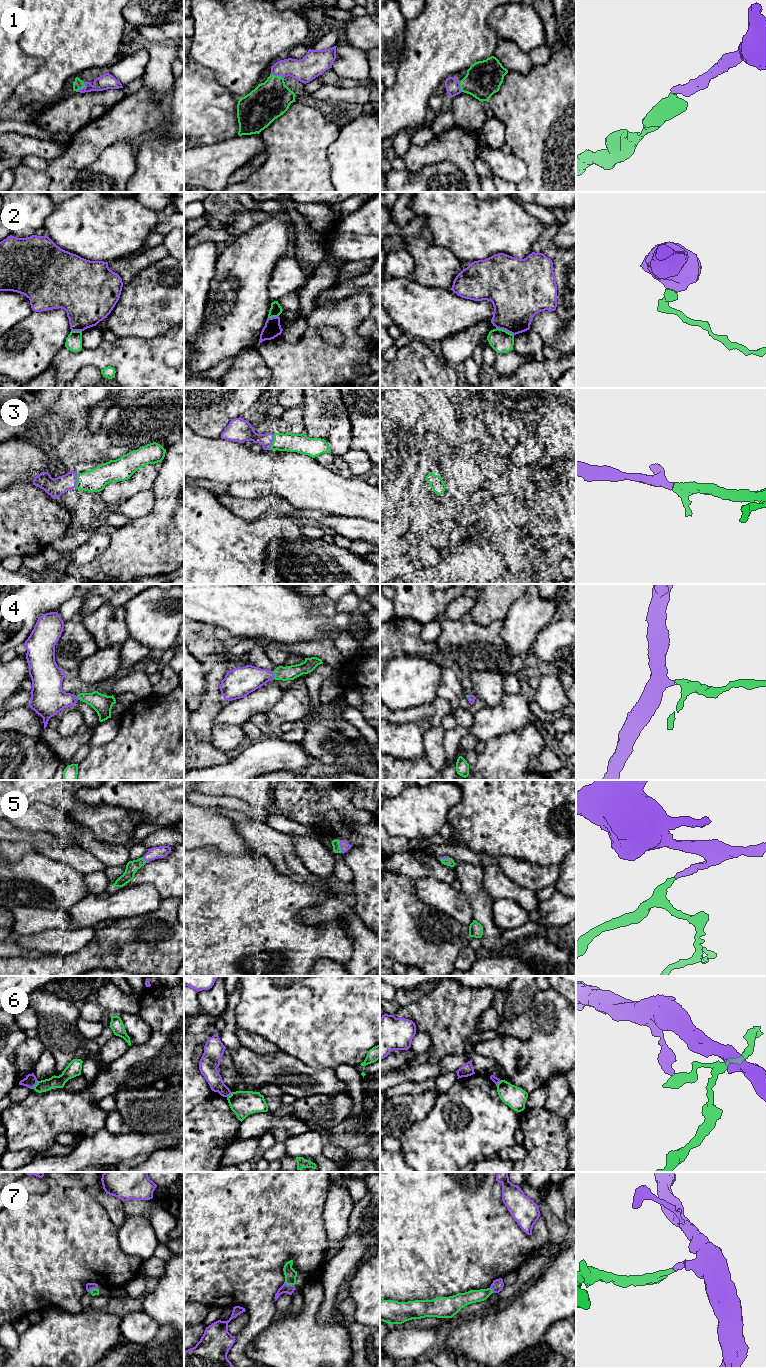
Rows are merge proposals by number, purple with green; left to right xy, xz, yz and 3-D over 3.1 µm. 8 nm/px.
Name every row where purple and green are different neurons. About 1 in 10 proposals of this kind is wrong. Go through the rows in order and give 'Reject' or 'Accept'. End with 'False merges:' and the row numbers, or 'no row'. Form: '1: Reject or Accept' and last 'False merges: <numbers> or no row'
1: Accept
2: Reject
3: Accept
4: Accept
5: Accept
6: Reject
7: Accept
False merges: 2, 6

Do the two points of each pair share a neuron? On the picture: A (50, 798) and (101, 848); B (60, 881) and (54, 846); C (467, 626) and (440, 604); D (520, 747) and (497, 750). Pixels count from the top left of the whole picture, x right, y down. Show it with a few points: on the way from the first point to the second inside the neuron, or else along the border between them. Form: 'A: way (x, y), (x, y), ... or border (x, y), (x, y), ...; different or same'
A: border (44, 803), (67, 813), (77, 823), (85, 826); different
B: border (36, 851), (63, 861), (77, 871); different
C: border (444, 612), (437, 615), (434, 619); different
D: way (514, 750), (503, 750); same

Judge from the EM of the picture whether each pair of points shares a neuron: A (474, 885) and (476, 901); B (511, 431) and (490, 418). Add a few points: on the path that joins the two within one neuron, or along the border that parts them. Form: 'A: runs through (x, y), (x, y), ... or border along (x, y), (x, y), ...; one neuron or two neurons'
A: runs through (474, 889), (476, 897); one neuron
B: runs through (506, 427), (495, 422); one neuron

